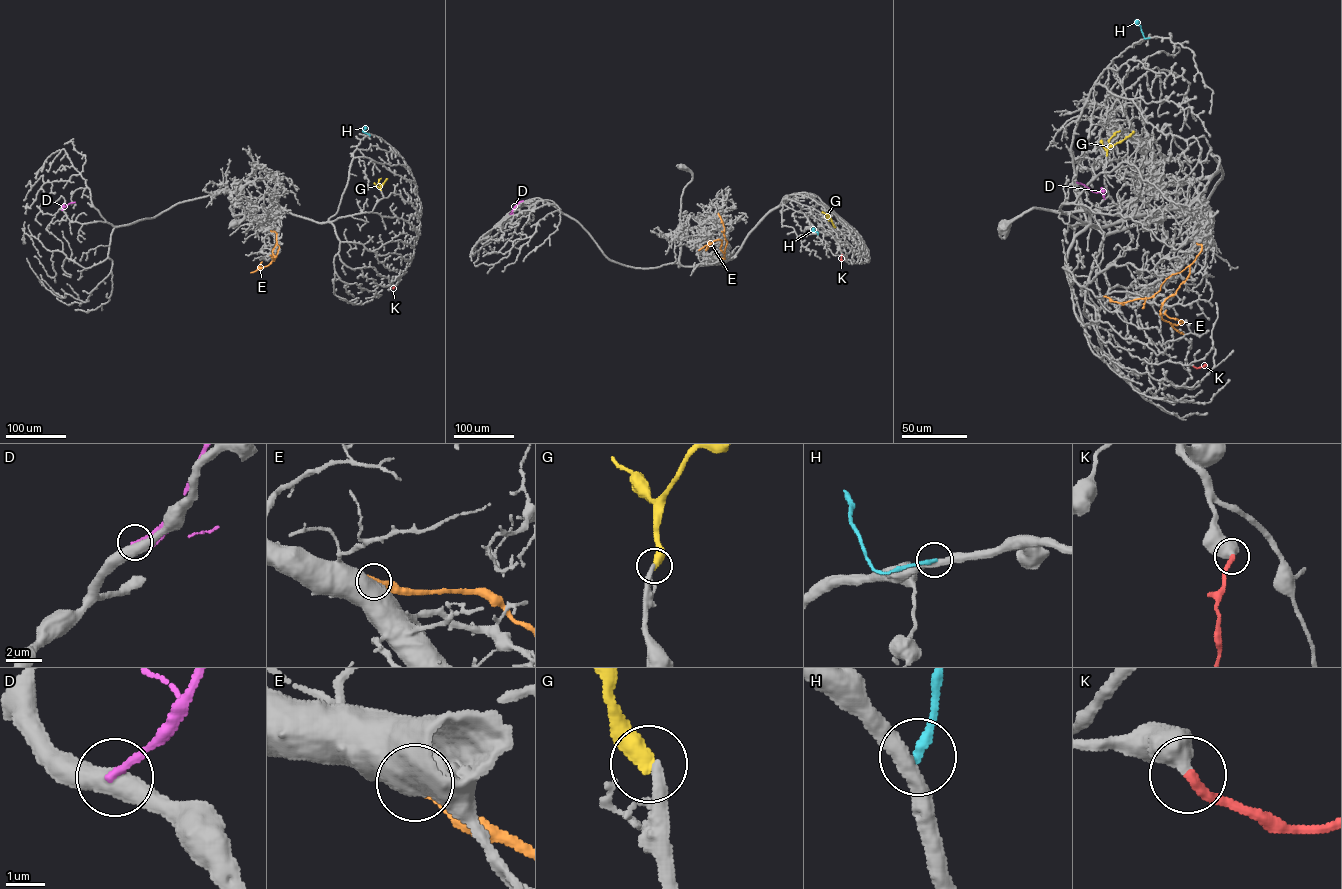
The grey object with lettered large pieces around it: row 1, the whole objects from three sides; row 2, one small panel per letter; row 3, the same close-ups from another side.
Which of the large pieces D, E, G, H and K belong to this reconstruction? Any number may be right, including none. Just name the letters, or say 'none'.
G, K

